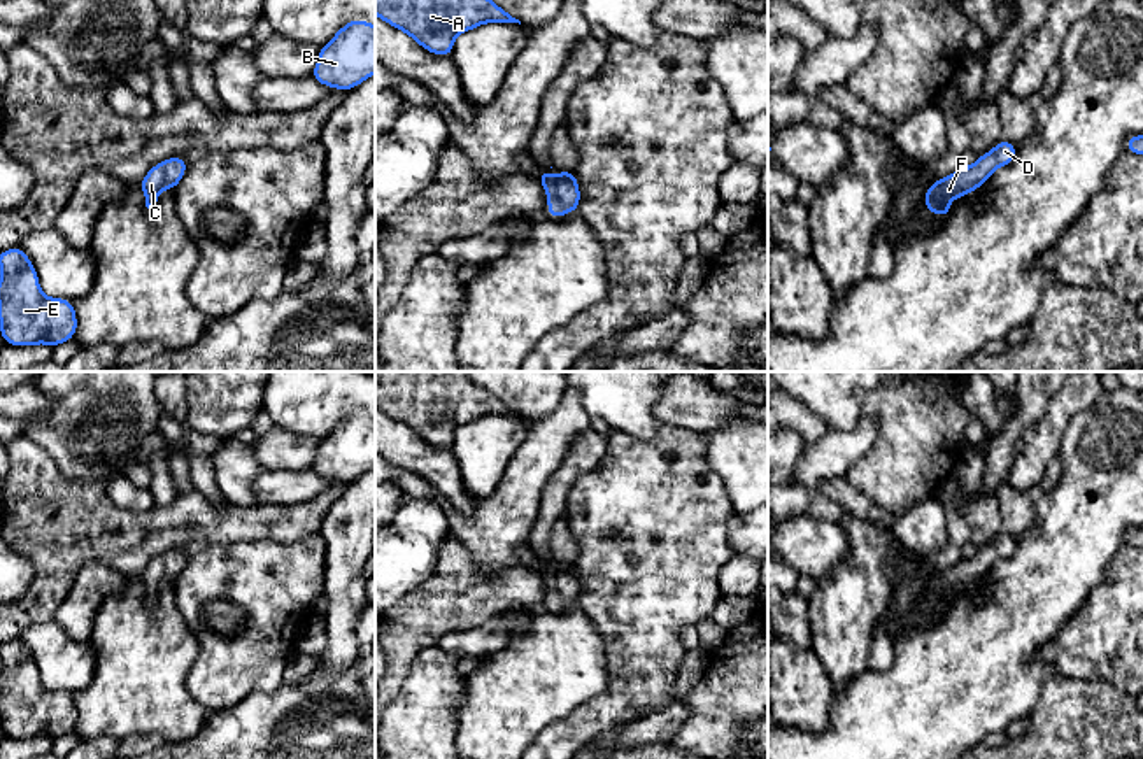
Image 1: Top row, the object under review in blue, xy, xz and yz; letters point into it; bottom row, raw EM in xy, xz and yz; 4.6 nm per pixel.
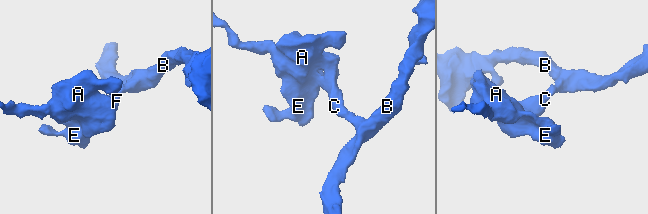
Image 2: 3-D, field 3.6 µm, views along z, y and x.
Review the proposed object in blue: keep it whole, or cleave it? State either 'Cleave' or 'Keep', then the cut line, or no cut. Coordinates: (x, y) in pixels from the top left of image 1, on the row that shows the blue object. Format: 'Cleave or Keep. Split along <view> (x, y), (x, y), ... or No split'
Keep. No split

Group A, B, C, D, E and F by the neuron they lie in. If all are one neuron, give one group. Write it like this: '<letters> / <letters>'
A B C D E F

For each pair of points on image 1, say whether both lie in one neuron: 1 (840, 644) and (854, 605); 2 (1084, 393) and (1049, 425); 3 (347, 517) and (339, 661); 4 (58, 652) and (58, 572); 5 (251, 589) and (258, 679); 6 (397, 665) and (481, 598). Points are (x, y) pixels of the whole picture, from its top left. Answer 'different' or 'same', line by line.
1: same
2: same
3: same
4: different
5: same
6: same

